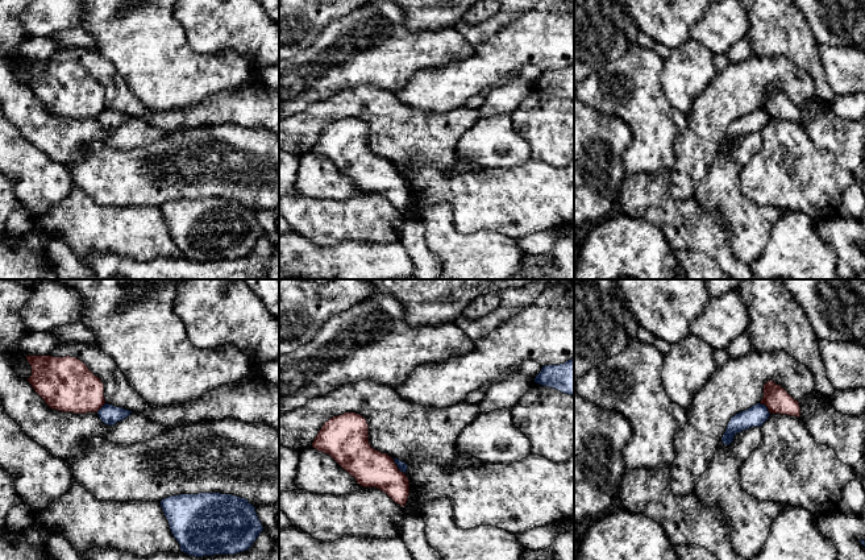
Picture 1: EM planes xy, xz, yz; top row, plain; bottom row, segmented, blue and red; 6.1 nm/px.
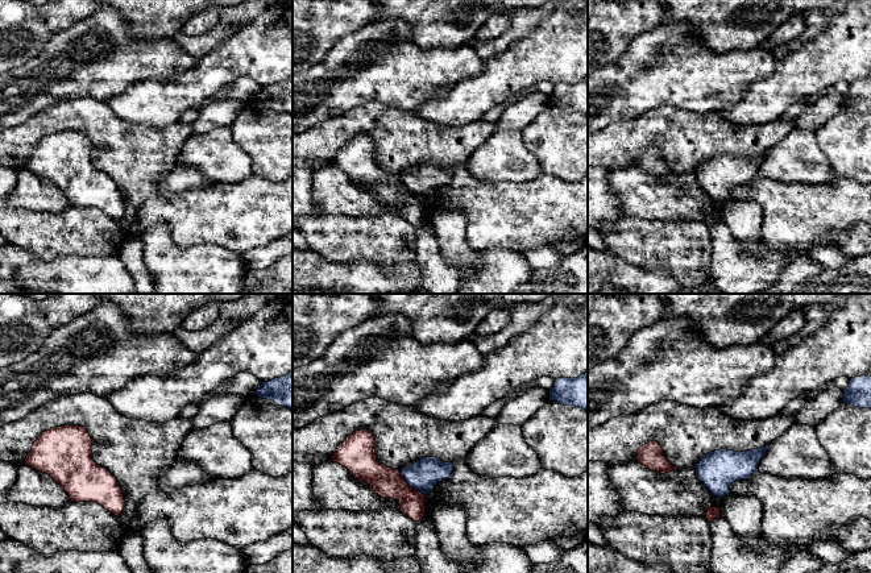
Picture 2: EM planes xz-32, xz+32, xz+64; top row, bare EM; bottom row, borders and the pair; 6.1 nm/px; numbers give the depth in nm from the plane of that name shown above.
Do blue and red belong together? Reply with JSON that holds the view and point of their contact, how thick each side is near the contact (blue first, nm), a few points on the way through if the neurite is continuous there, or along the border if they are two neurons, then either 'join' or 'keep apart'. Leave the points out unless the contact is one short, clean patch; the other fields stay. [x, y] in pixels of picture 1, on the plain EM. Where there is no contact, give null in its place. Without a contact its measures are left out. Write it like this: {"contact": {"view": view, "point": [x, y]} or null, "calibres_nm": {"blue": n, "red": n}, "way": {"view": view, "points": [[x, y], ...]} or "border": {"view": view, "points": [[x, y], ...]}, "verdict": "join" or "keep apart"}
{"contact": {"view": "xz", "point": [398, 171]}, "calibres_nm": {"blue": 60, "red": 240}, "border": {"view": "xz", "points": [[393, 164], [404, 178]]}, "verdict": "keep apart"}

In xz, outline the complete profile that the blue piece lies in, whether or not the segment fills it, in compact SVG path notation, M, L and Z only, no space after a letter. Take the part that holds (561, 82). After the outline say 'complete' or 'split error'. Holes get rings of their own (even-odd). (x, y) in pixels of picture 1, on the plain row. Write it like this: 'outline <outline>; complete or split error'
outline M574 63L560 70L545 70L535 87L574 101Z; complete

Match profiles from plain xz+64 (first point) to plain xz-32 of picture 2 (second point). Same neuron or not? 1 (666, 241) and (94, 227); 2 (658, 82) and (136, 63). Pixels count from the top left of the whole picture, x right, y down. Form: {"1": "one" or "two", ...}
{"1": "one", "2": "one"}

